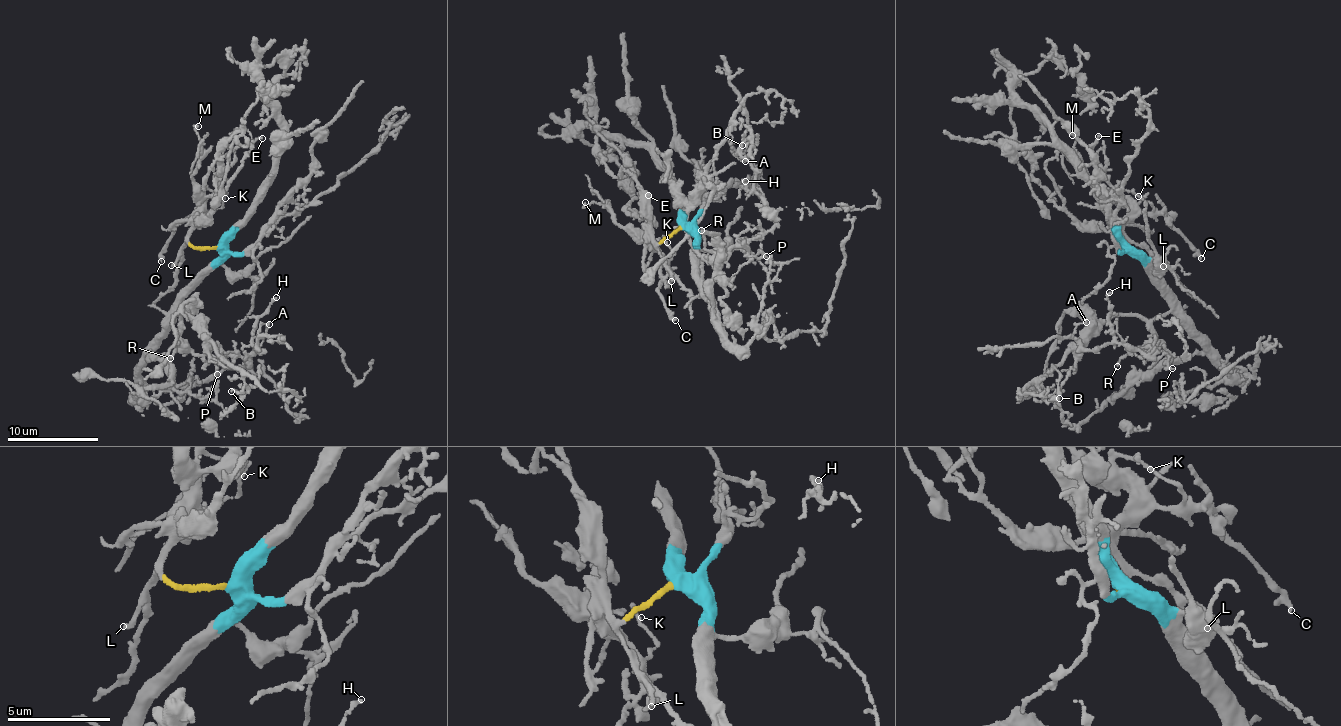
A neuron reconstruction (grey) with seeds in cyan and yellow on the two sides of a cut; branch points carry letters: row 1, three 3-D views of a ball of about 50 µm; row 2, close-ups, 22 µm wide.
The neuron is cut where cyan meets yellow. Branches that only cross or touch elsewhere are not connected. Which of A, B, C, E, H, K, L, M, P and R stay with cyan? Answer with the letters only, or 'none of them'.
A, B, H, P, R

